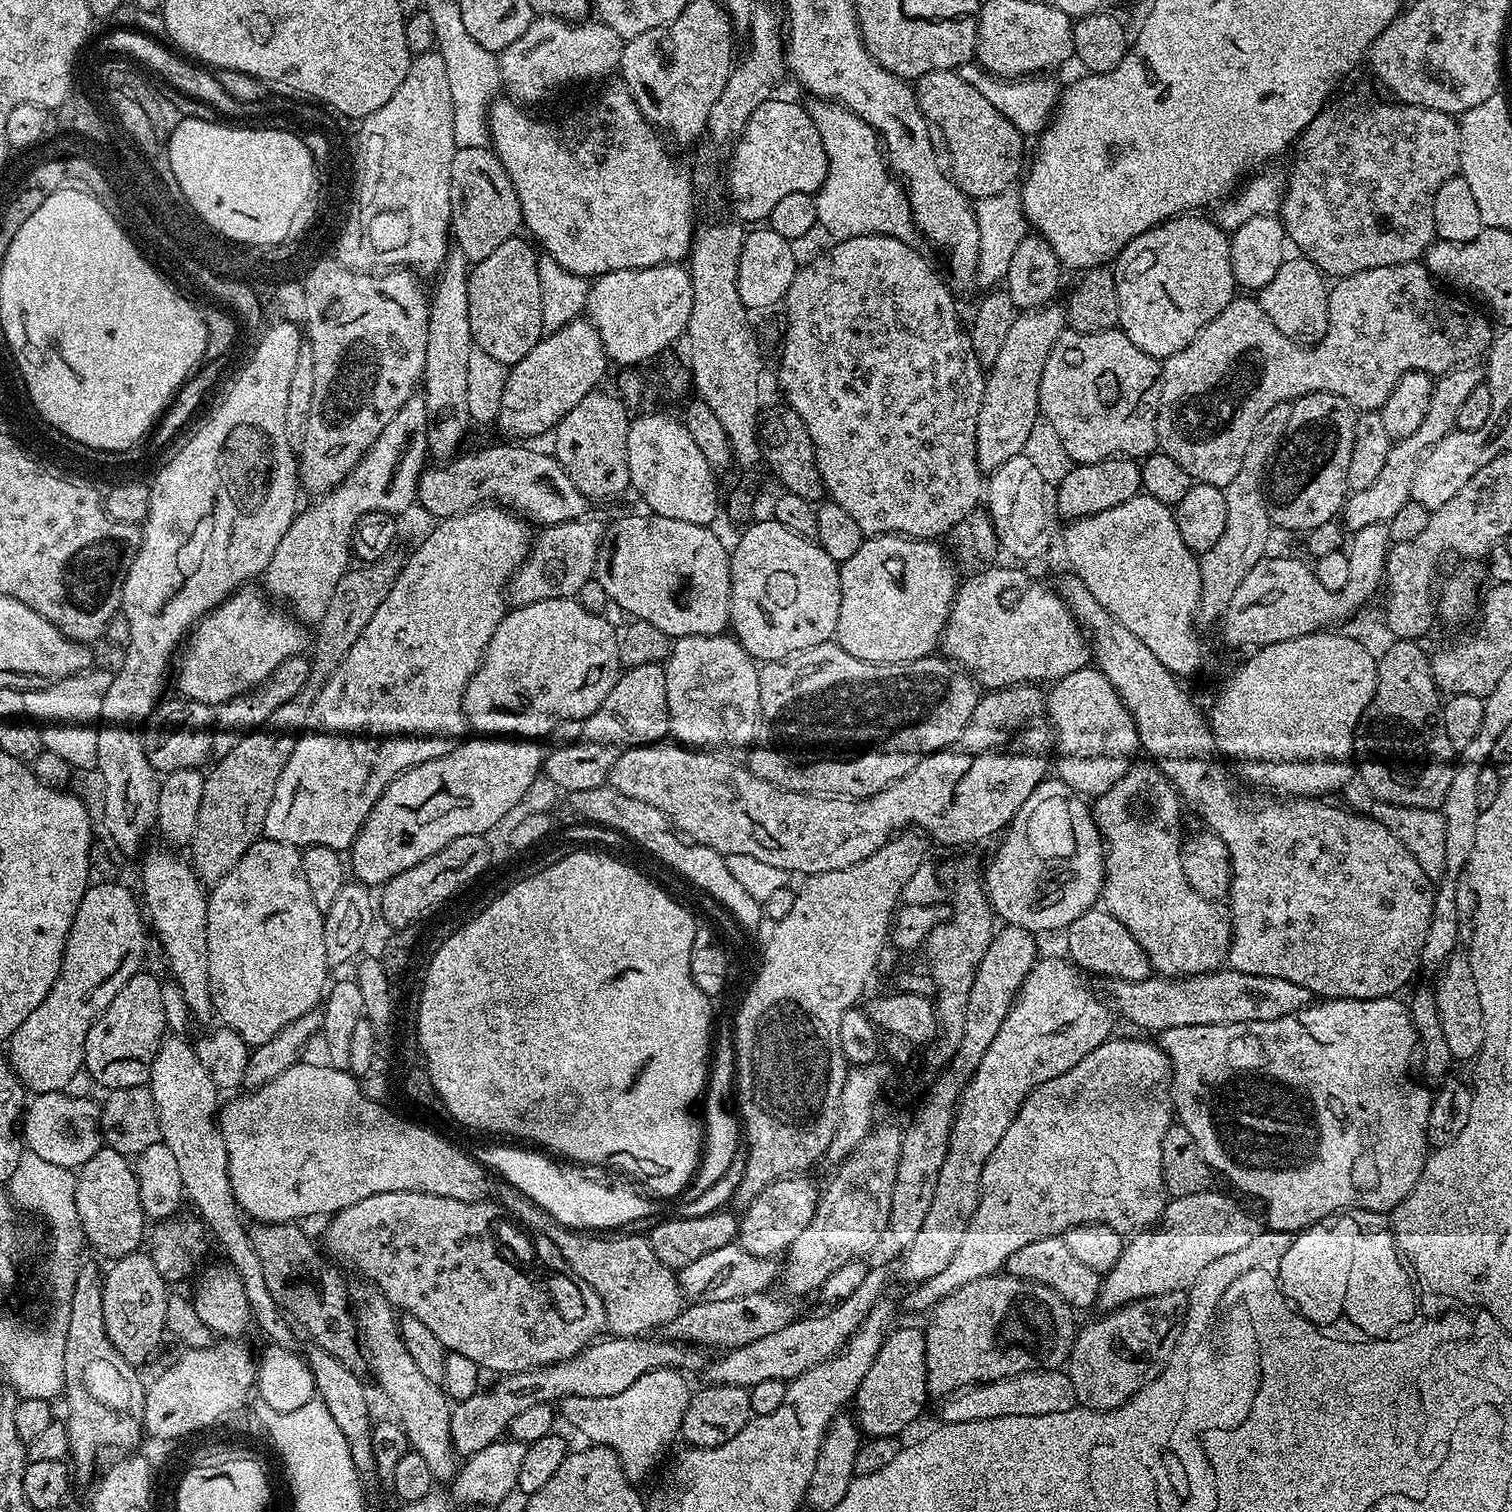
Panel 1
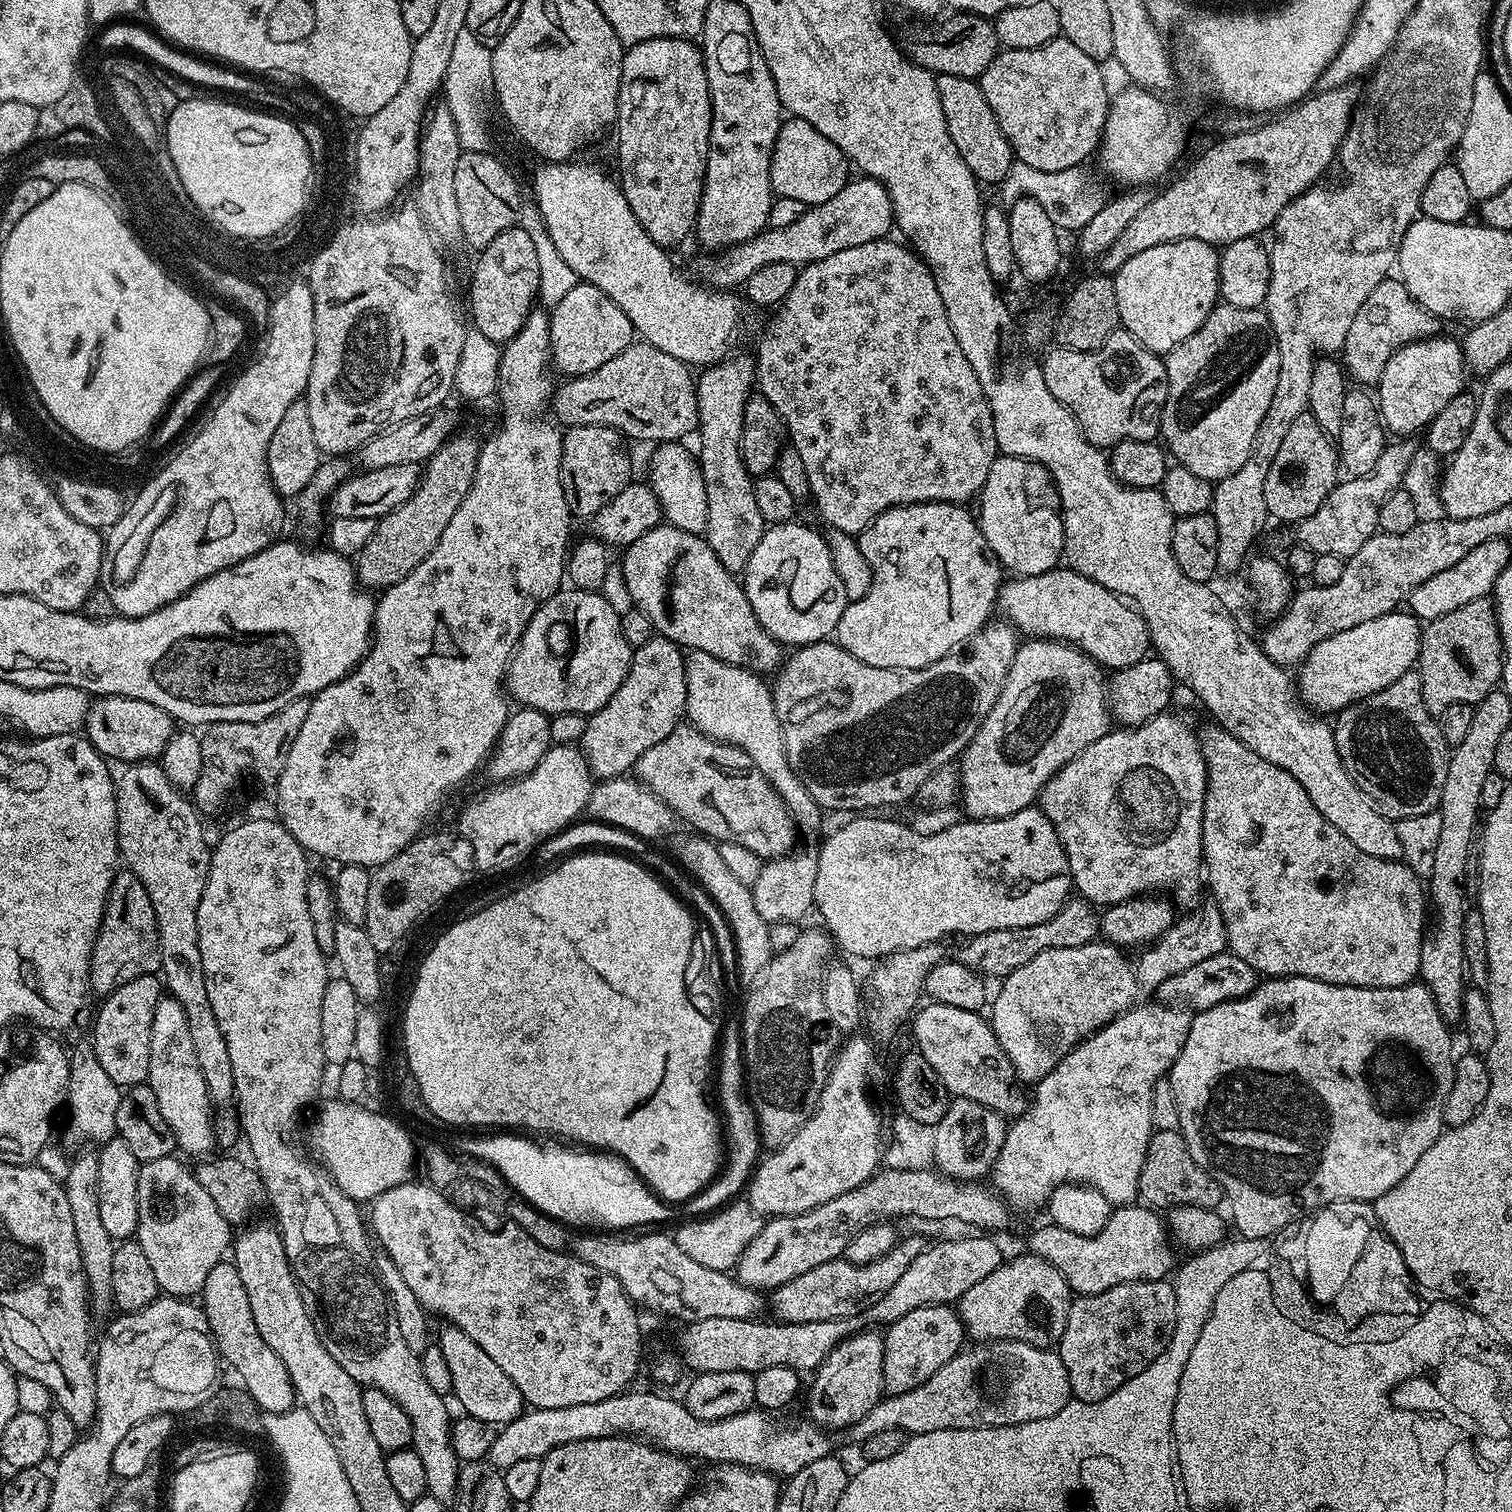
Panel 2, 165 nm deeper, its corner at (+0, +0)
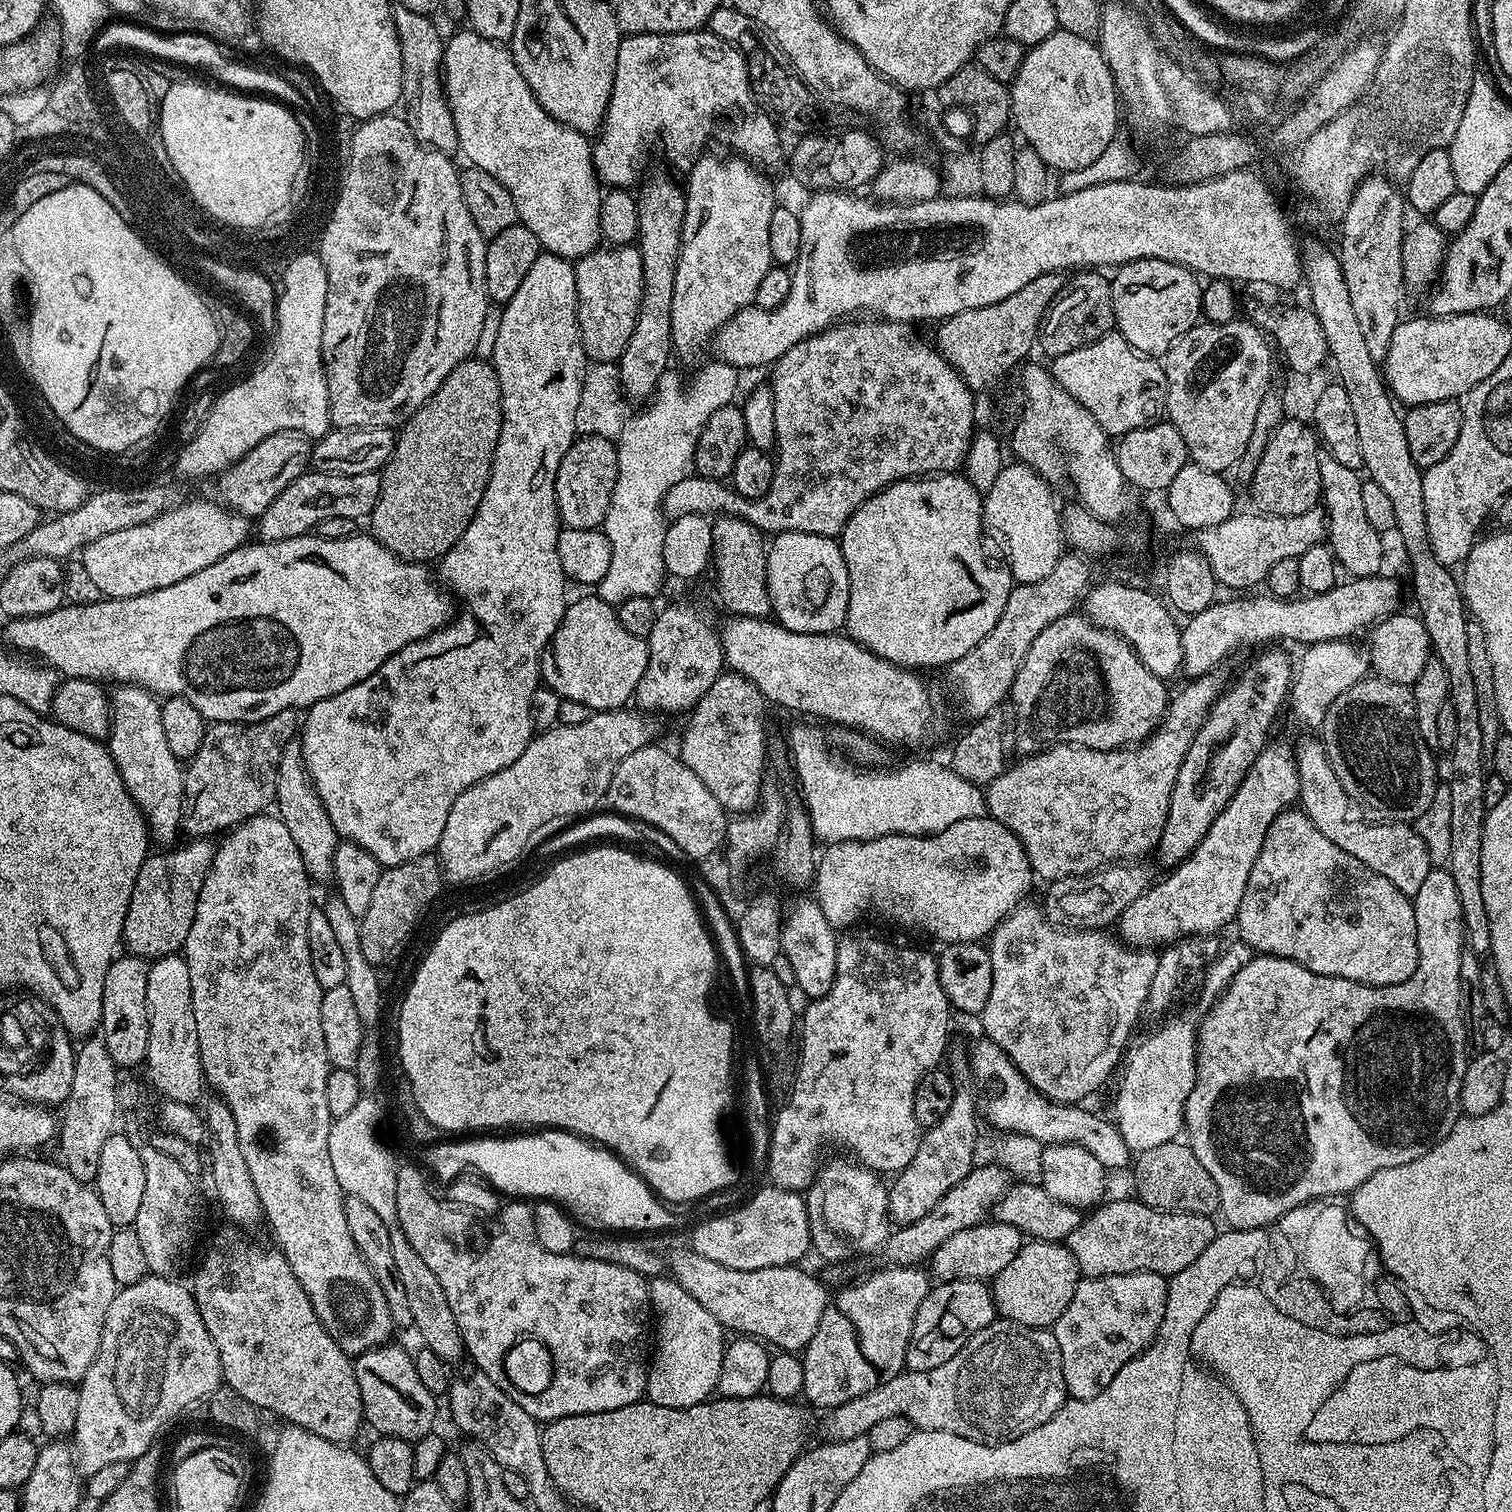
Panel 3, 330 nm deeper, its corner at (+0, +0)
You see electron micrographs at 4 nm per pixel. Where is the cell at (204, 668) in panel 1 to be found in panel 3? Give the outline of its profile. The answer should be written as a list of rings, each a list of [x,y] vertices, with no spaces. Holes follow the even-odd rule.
[[[305,534],[278,542],[252,543],[248,542],[242,548],[235,548],[230,554],[226,554],[226,558],[206,566],[206,570],[198,570],[198,574],[190,574],[190,578],[182,578],[182,582],[174,582],[174,586],[166,586],[162,590],[121,600],[102,598],[97,604],[65,603],[53,612],[41,616],[9,619],[8,625],[4,628],[3,647],[21,657],[31,658],[33,661],[43,662],[47,667],[55,668],[64,678],[76,677],[99,682],[117,680],[117,685],[135,684],[137,688],[144,688],[160,698],[184,696],[186,702],[190,702],[190,706],[194,706],[194,710],[198,710],[198,714],[202,714],[208,722],[256,724],[259,720],[270,718],[287,708],[307,710],[319,700],[325,700],[334,694],[342,694],[342,690],[370,678],[370,674],[374,674],[378,666],[386,662],[386,658],[390,658],[408,644],[439,632],[453,619],[453,601],[442,591],[437,577],[433,573],[431,576],[425,565],[398,558],[393,552],[382,547],[371,534],[357,534],[337,540]]]

